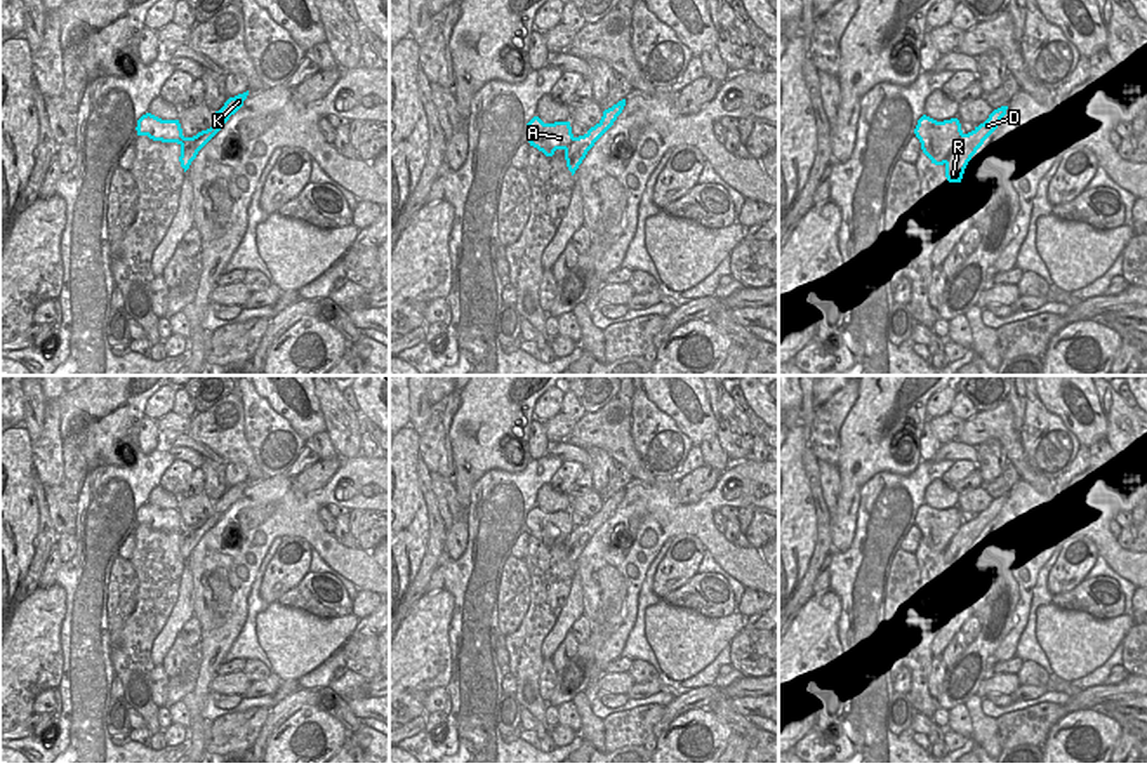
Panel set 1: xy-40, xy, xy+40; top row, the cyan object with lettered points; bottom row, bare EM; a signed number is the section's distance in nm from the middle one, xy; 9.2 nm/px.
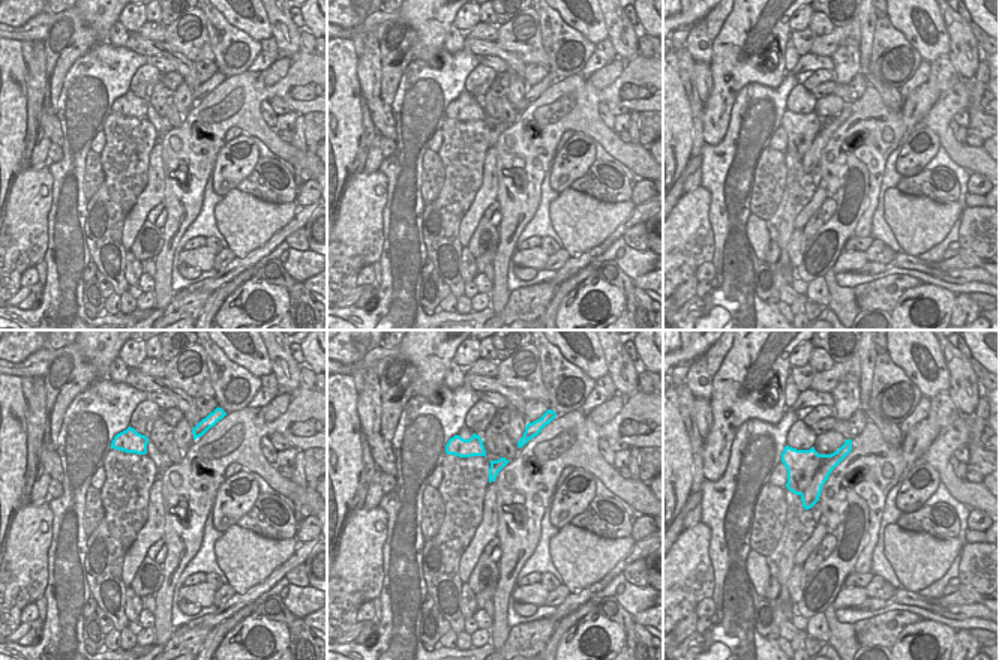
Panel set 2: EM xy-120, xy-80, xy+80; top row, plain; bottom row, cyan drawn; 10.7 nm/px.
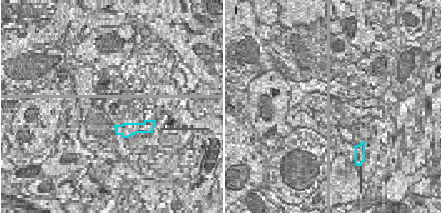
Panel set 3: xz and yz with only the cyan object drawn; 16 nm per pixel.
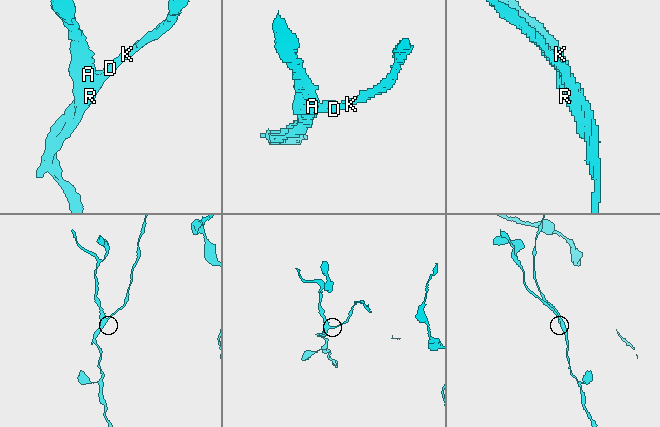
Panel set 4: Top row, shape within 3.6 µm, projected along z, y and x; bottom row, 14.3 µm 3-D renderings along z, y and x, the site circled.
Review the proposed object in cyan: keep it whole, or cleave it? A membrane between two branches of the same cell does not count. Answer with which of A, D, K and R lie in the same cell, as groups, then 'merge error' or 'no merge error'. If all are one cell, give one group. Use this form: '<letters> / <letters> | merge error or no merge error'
A / D K R | merge error

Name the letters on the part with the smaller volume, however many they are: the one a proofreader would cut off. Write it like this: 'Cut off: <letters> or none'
Cut off: D, K, R

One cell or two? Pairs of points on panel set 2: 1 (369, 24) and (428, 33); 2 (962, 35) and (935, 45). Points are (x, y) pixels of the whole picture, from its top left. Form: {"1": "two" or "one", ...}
{"1": "one", "2": "two"}

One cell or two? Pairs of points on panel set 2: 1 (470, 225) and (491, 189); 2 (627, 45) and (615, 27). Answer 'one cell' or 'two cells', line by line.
1: one cell
2: one cell

